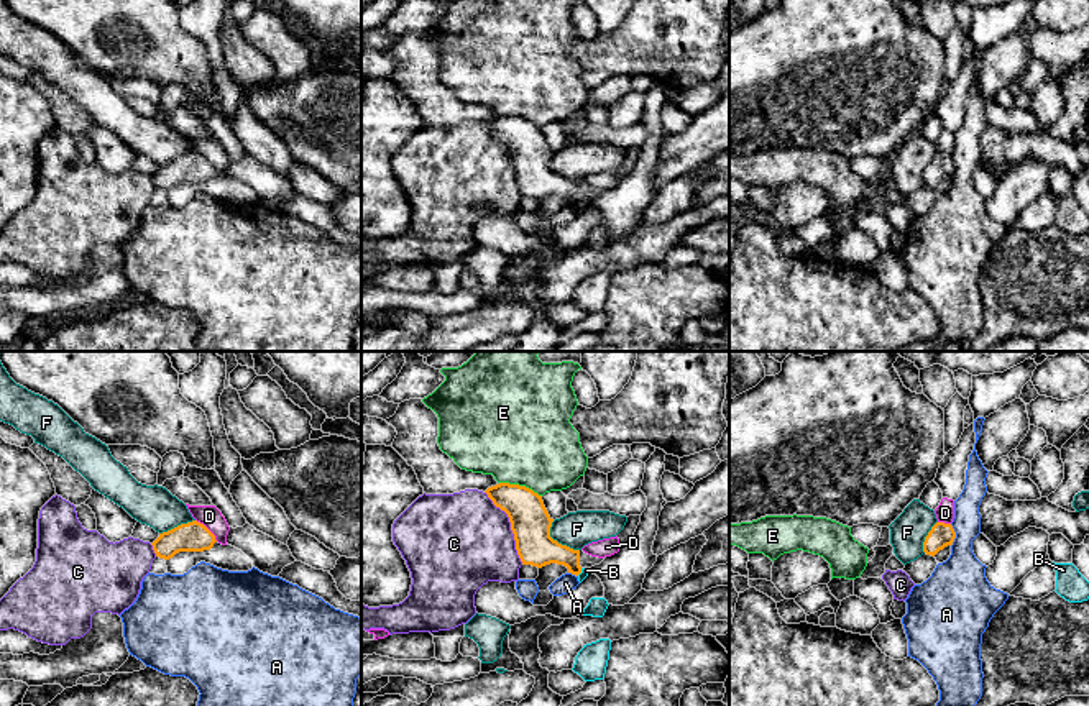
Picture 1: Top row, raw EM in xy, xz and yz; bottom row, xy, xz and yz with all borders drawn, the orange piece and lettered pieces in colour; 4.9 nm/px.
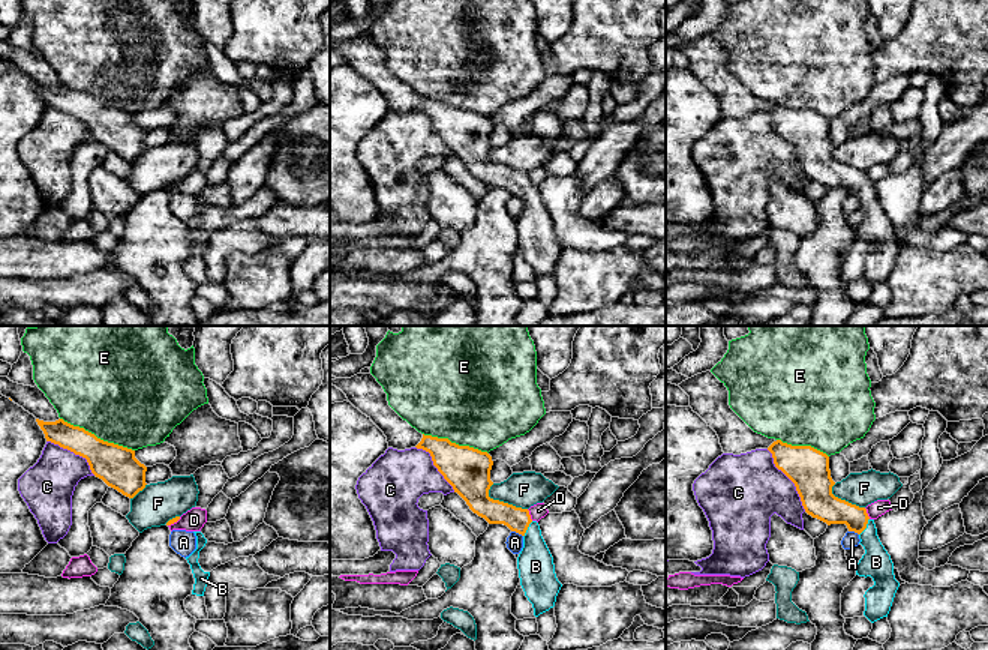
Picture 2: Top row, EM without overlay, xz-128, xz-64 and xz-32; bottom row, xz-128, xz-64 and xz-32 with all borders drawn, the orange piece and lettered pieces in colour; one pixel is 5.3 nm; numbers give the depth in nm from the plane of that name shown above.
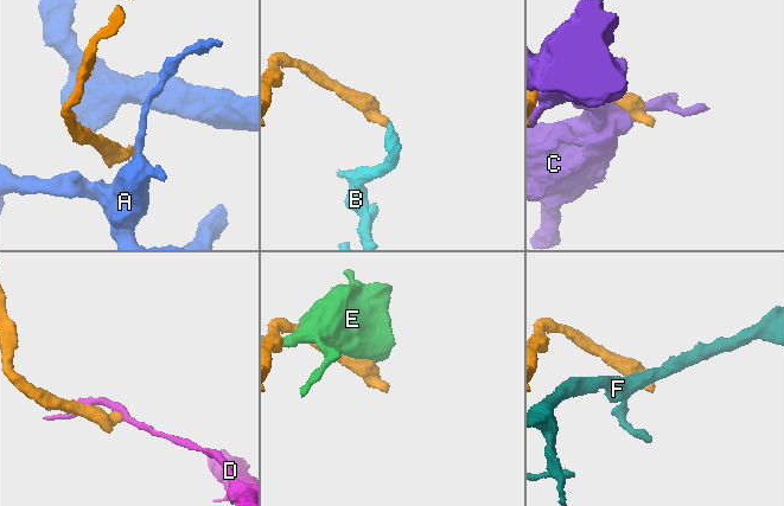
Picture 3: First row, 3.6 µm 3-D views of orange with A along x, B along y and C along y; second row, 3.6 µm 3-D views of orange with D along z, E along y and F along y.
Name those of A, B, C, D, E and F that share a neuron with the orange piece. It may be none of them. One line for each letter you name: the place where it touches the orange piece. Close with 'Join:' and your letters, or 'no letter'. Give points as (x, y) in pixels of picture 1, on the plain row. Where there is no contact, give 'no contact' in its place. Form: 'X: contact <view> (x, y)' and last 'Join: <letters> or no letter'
B: contact xz (580, 204)
Join: B

